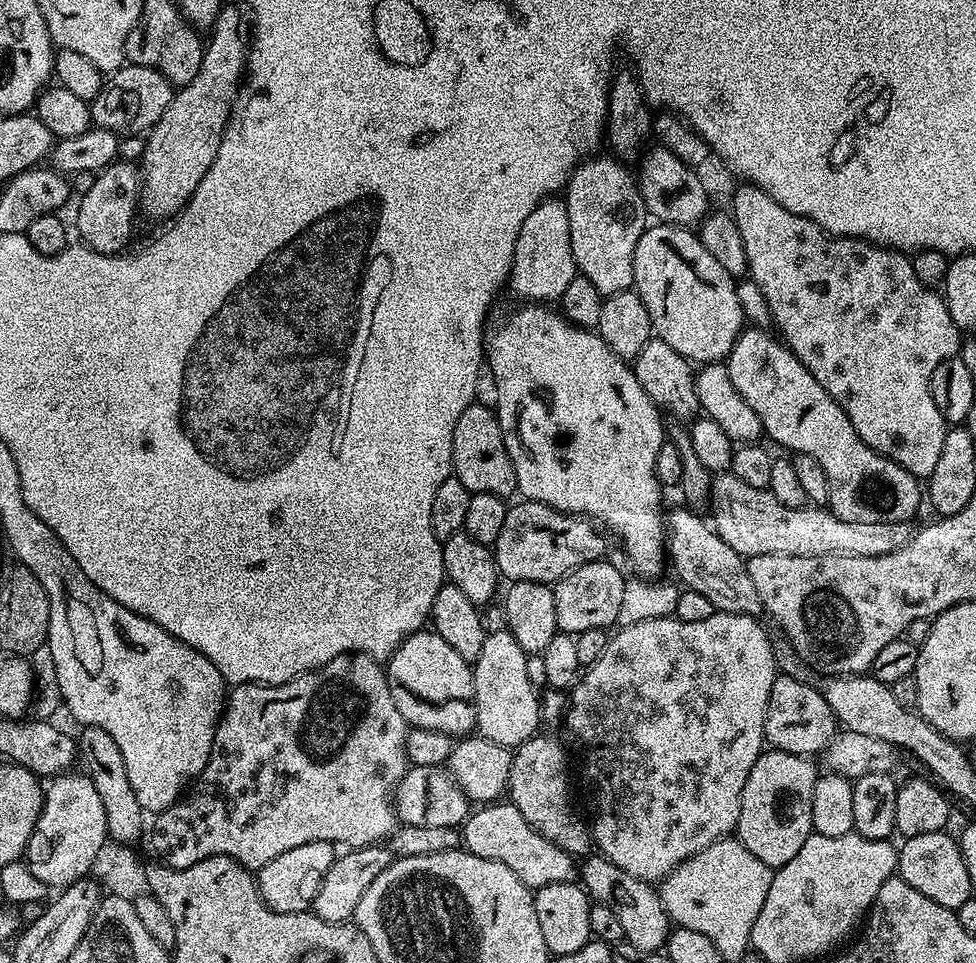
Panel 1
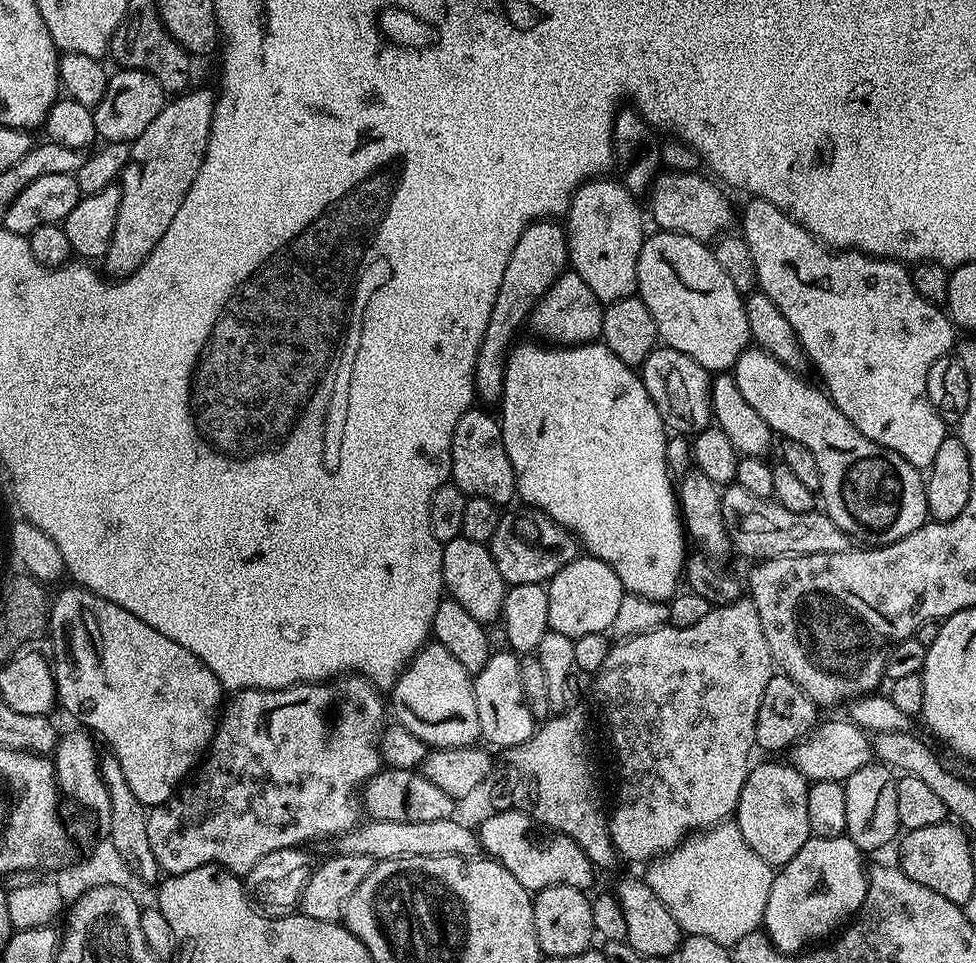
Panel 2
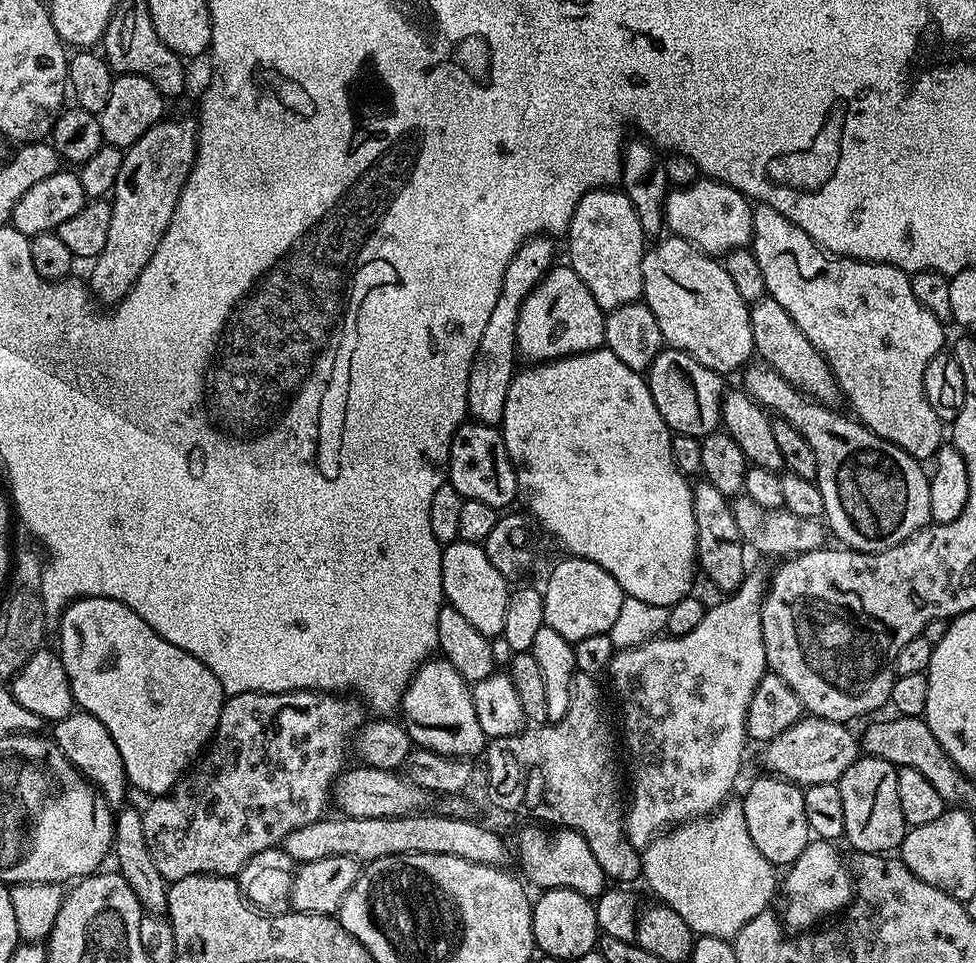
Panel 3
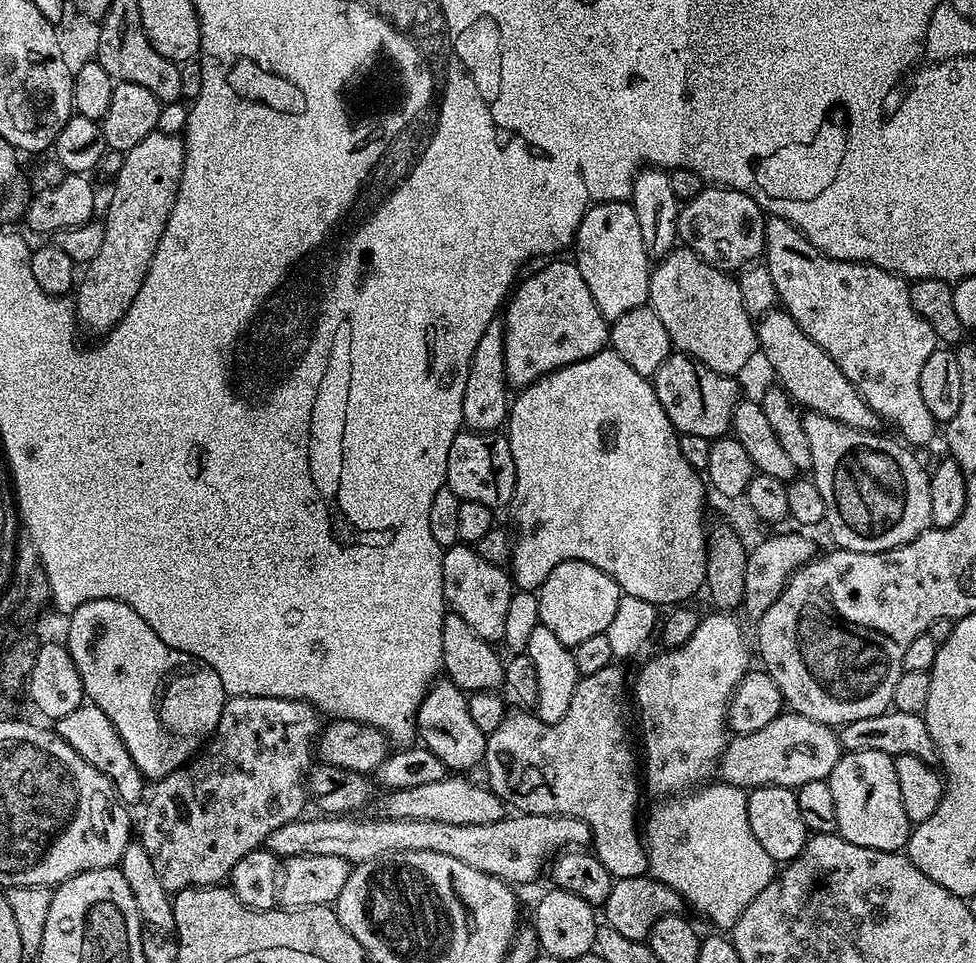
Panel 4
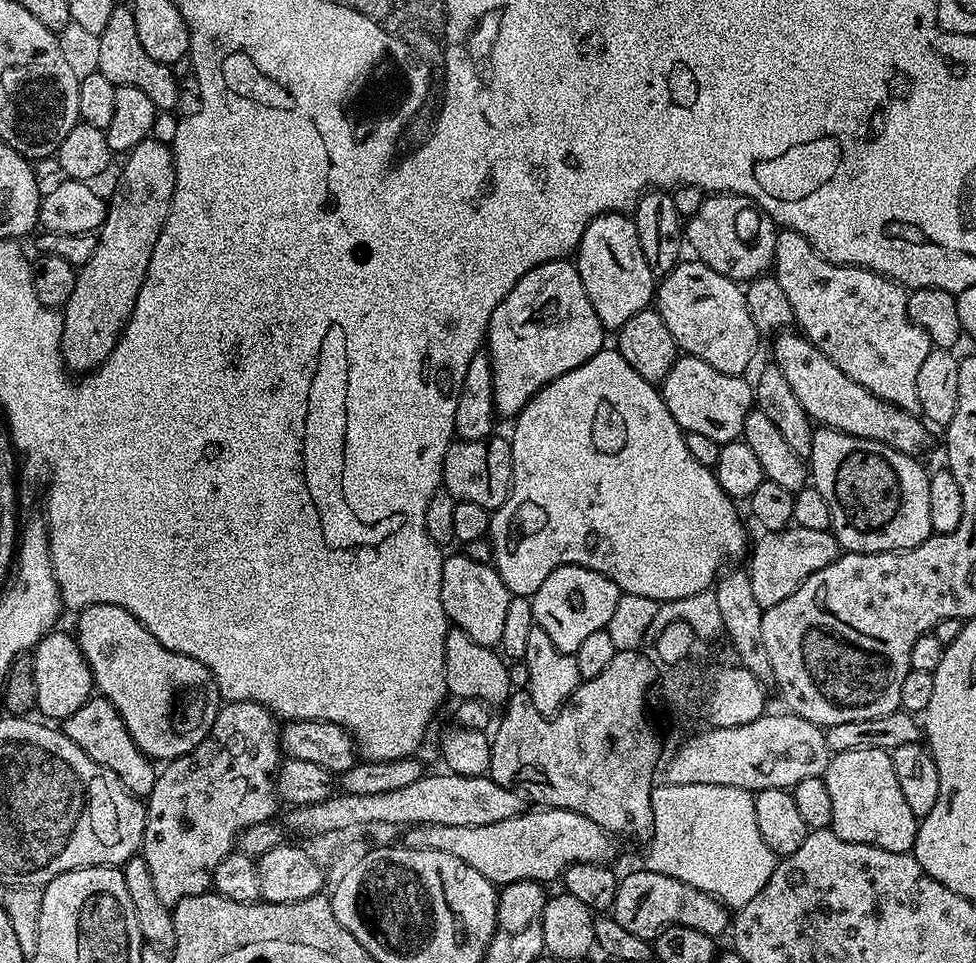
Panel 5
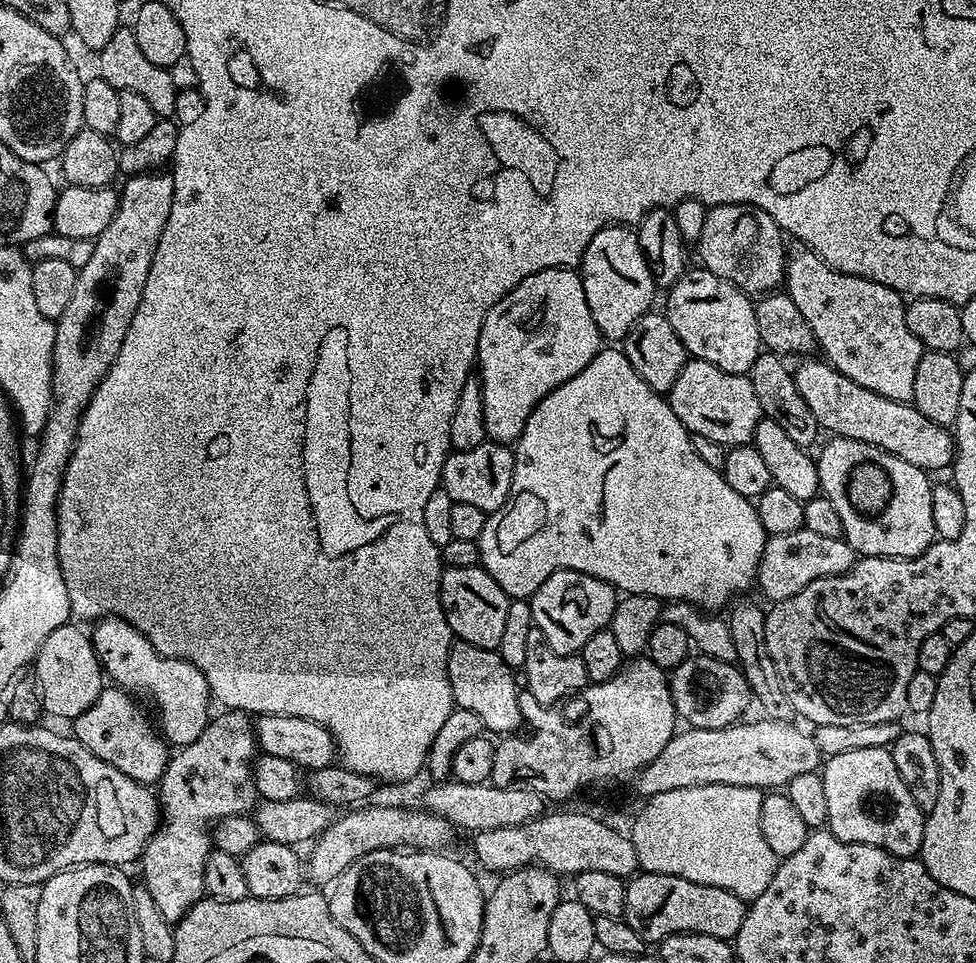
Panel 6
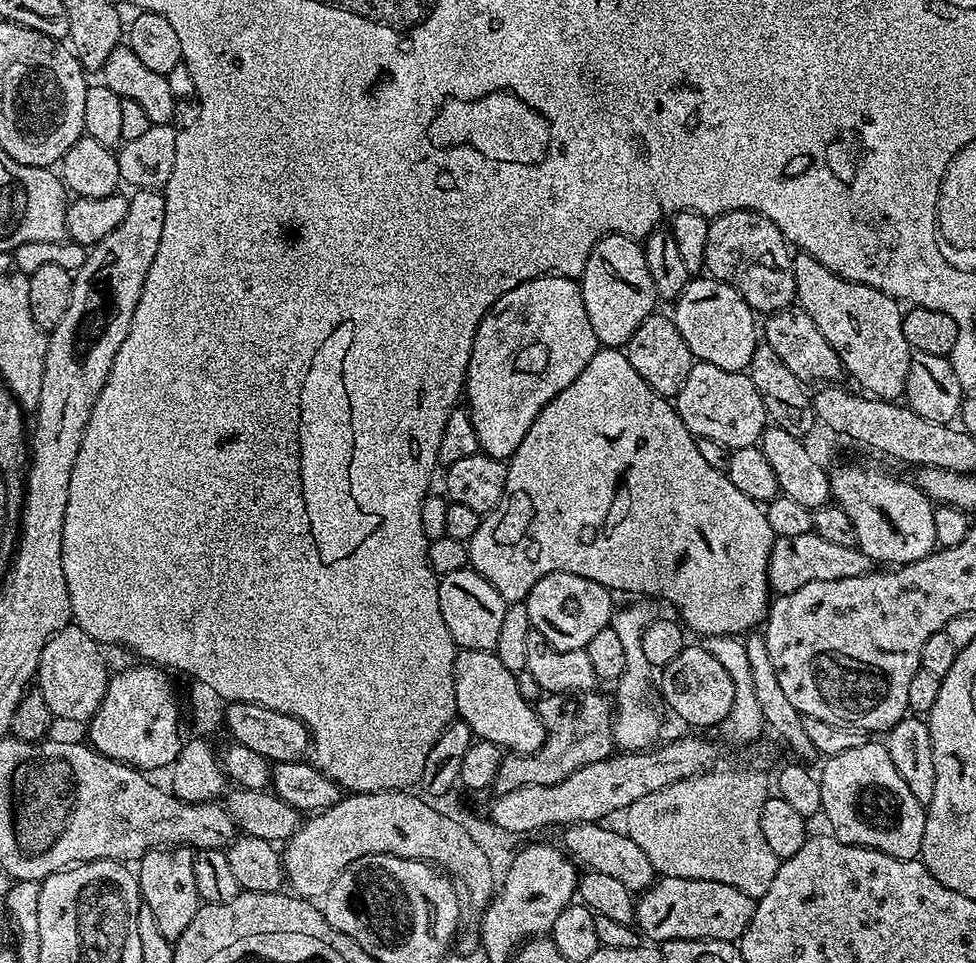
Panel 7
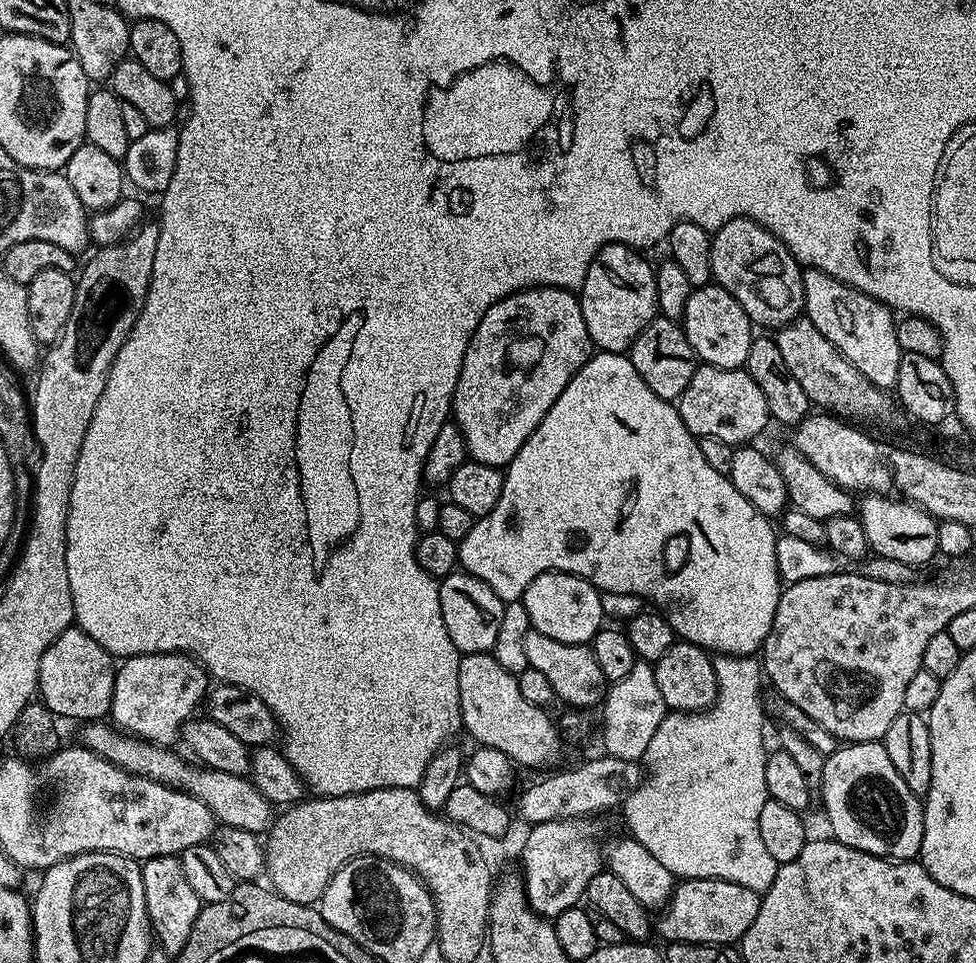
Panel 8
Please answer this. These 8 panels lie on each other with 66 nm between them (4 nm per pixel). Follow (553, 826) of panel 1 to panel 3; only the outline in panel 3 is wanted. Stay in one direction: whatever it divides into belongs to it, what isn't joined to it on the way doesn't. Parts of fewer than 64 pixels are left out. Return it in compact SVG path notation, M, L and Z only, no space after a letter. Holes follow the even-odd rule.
M577 675L572 681L570 706L560 720L544 722L541 728L528 726L514 736L499 736L489 741L484 756L488 766L488 796L504 812L521 812L528 816L524 818L548 826L572 828L582 834L609 881L628 886L631 880L641 879L642 852L629 842L624 832L626 804L623 799L620 801L620 772L616 769L618 740L612 737L612 724L604 713L604 696L596 682L596 676Z

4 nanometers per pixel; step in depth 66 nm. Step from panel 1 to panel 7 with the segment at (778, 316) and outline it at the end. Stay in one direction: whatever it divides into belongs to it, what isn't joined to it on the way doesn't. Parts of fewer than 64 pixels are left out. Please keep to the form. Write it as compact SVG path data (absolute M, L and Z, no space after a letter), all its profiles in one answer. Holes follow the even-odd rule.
M797 255L792 268L795 303L814 318L814 326L834 346L845 373L852 375L864 387L861 389L875 399L899 401L906 390L914 353L906 342L906 334L902 334L902 308L897 300L865 284L842 279L813 256Z

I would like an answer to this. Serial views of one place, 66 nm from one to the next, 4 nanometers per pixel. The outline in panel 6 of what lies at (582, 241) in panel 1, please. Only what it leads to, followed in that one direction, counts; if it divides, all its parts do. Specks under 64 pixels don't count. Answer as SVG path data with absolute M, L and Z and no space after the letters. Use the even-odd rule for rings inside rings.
M628 226L598 230L598 234L594 234L586 246L578 271L586 290L590 314L594 314L601 337L608 342L623 341L634 322L638 322L638 318L642 318L653 307L652 299L658 295L652 271L640 245L640 237Z

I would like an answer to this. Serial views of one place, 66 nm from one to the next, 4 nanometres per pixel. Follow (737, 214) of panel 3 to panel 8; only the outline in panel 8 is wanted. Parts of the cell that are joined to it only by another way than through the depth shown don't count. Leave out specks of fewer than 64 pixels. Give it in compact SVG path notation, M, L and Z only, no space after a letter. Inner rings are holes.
M739 216L711 233L712 280L746 310L753 325L764 330L783 328L804 310L804 272L790 250L757 220ZM769 328L769 329L768 329Z

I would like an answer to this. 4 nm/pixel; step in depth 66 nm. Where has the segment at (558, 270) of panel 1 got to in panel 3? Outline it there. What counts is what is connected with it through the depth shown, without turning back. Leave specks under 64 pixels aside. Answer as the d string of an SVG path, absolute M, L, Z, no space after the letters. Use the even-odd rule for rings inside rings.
M548 234L531 236L514 254L506 274L502 278L502 290L498 294L498 302L494 311L486 321L486 330L482 333L482 342L478 342L478 350L474 354L474 362L470 366L468 379L468 416L481 424L499 425L506 410L506 394L510 390L512 377L518 371L518 353L516 350L516 327L522 302L538 286L538 282L554 267L552 260L556 256L556 248L552 245L553 237Z

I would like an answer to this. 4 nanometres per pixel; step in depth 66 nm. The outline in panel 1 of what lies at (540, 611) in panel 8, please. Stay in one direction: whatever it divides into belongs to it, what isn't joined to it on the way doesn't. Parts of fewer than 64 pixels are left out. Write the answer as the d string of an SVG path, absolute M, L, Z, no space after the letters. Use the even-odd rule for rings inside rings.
M607 559L595 560L578 566L554 584L554 610L556 627L569 634L602 628L611 629L618 618L618 606L622 602L622 590L626 579Z

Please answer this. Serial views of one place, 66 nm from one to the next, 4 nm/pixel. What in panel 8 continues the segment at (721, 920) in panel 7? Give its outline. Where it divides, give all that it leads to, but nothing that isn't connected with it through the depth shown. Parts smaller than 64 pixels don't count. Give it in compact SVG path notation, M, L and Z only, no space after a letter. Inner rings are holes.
M681 879L663 909L664 917L658 920L658 932L668 942L732 946L743 940L746 930L754 926L761 899L761 893L750 890L750 886L738 886L738 882Z

